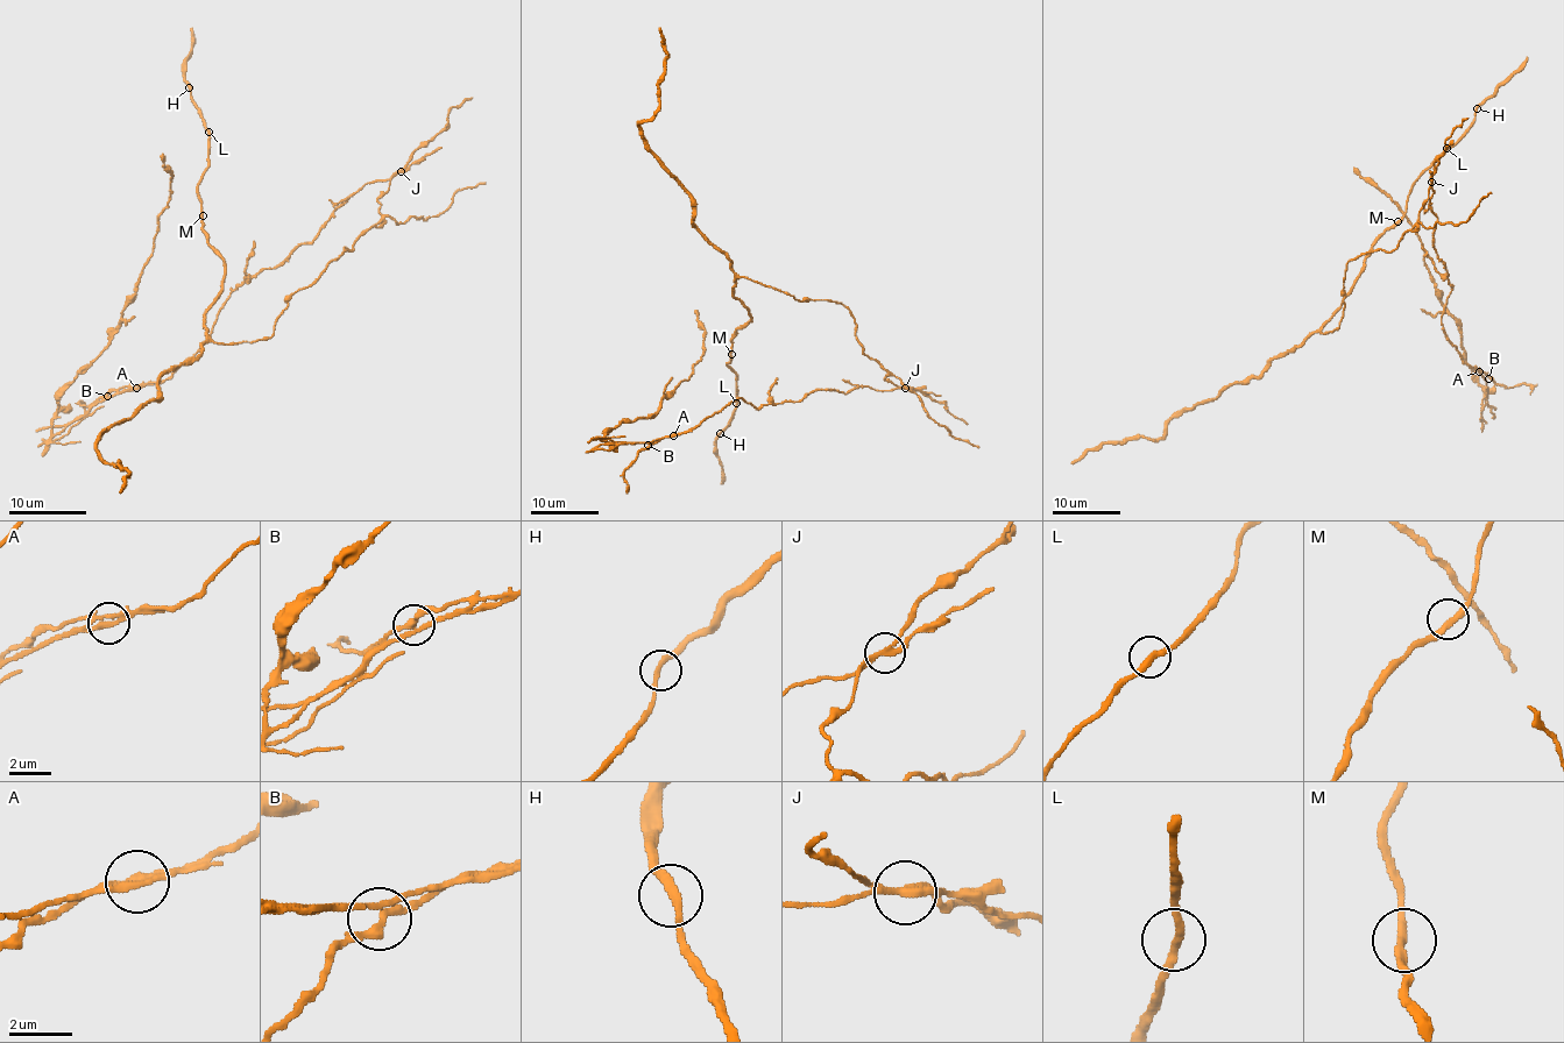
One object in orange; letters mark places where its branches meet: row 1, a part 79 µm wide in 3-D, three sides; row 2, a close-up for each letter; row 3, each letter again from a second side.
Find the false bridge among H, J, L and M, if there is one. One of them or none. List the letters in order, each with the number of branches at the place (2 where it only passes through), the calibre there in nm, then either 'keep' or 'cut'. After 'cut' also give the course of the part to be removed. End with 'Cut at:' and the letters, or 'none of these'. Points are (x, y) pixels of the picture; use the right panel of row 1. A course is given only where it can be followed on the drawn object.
H: branches 2; calibre 280 nm; keep
J: branches 2; calibre 280 nm; cut; course (1431, 182), (1451, 286), (1443, 333), (1485, 378), (1483, 412), (1417, 231), (1353, 167)
L: branches 2; calibre 280 nm; keep
M: branches 2; calibre 280 nm; keep
Cut at: J

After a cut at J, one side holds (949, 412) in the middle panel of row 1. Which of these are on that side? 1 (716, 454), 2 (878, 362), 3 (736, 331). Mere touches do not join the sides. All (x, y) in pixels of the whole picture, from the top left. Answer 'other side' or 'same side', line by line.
1: same side
2: same side
3: same side

